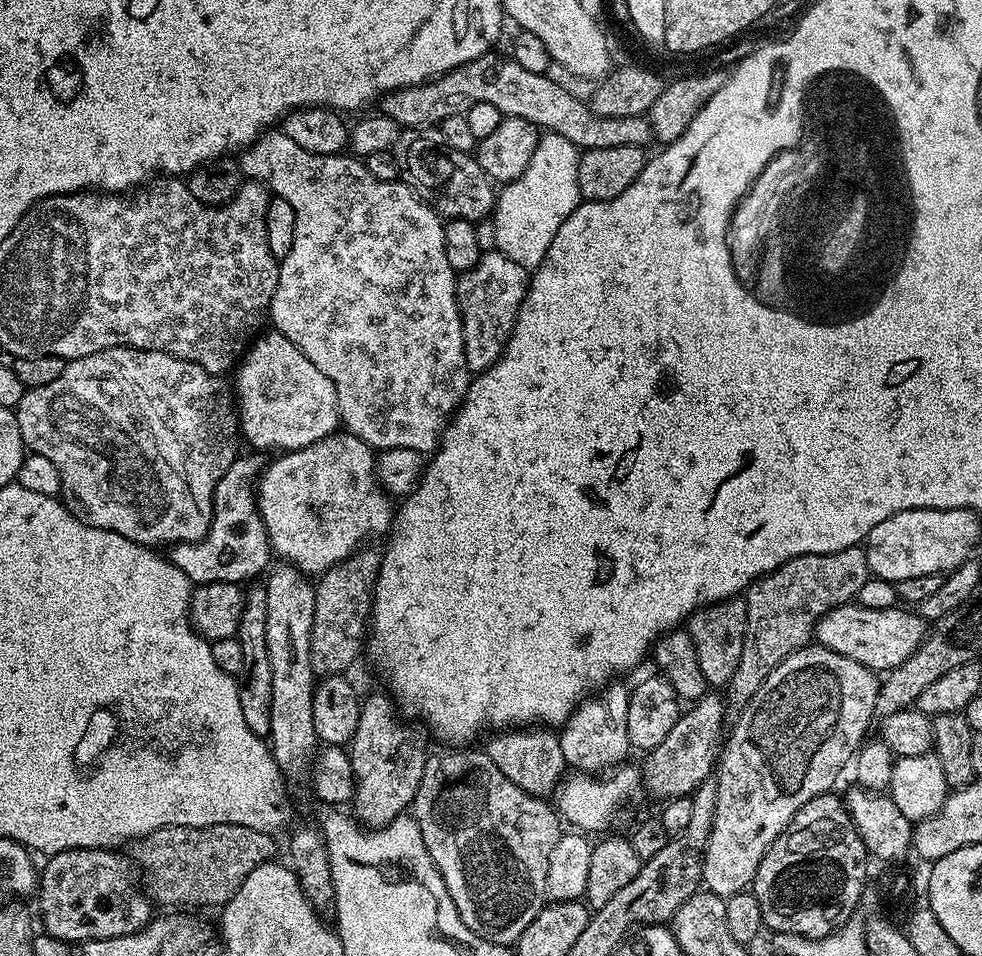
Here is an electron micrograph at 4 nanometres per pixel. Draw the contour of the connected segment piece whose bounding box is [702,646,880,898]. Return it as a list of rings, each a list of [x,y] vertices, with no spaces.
[[[819,646],[800,648],[794,654],[790,654],[785,658],[776,669],[769,672],[766,682],[762,682],[762,686],[758,690],[758,694],[754,694],[754,698],[748,704],[748,707],[739,713],[740,721],[733,728],[731,725],[726,736],[726,743],[723,745],[720,754],[718,767],[714,772],[716,809],[714,810],[714,822],[710,830],[710,838],[704,851],[704,878],[702,881],[703,887],[707,891],[714,893],[715,896],[725,898],[743,893],[756,879],[756,871],[762,862],[762,858],[770,850],[772,843],[787,830],[788,824],[794,818],[794,814],[798,814],[798,810],[802,806],[806,806],[806,802],[831,793],[835,789],[832,787],[835,786],[840,771],[848,763],[848,767],[853,763],[854,757],[860,752],[862,745],[865,743],[866,737],[864,738],[864,735],[868,732],[868,723],[874,720],[876,716],[876,699],[878,698],[879,689],[880,680],[877,673],[871,672],[866,666],[862,666],[862,662],[854,662],[854,658],[846,658],[834,650]]]

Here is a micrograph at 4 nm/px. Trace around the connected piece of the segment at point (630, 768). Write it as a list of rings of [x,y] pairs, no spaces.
[[[625,762],[607,774],[589,774],[573,771],[565,775],[554,793],[554,807],[565,821],[568,820],[573,829],[584,834],[603,833],[608,823],[616,814],[616,807],[632,799],[642,790],[642,772],[632,762]]]

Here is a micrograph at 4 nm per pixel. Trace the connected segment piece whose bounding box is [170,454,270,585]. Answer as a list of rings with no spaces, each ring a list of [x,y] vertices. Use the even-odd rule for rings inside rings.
[[[237,455],[236,461],[218,478],[218,486],[214,486],[212,499],[212,521],[203,540],[195,540],[193,544],[173,544],[170,548],[170,559],[193,585],[210,582],[230,582],[240,584],[250,576],[263,573],[269,567],[268,535],[266,526],[256,508],[254,481],[265,467],[263,455]]]

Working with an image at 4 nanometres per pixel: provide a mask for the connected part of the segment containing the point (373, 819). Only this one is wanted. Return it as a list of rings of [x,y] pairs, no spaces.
[[[381,692],[363,697],[358,730],[354,730],[347,749],[352,759],[354,781],[350,808],[355,819],[365,826],[383,826],[401,816],[416,796],[422,782],[422,770],[430,755],[429,749],[424,749],[423,734],[403,724],[408,722],[398,715],[391,695]]]

